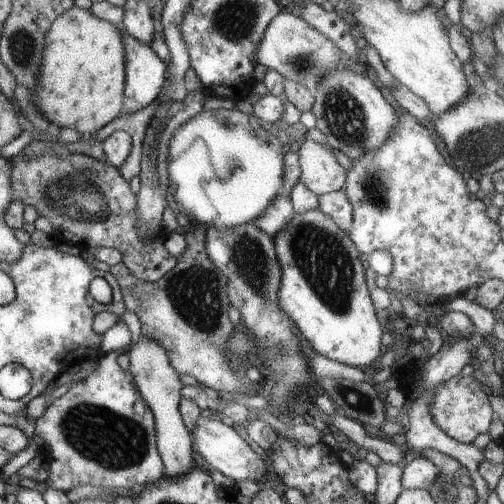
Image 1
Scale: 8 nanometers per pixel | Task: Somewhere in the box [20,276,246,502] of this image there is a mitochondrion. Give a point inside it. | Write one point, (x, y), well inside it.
(114, 441)

